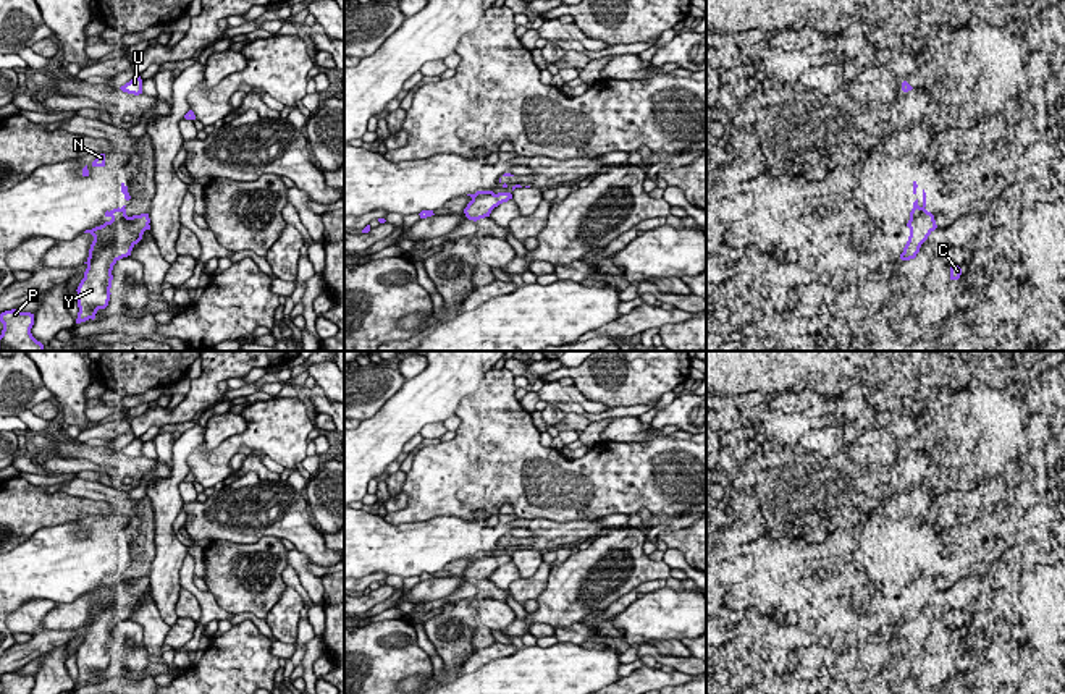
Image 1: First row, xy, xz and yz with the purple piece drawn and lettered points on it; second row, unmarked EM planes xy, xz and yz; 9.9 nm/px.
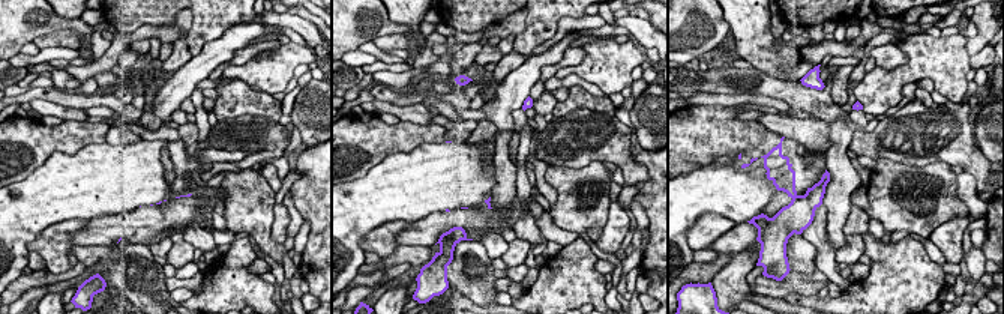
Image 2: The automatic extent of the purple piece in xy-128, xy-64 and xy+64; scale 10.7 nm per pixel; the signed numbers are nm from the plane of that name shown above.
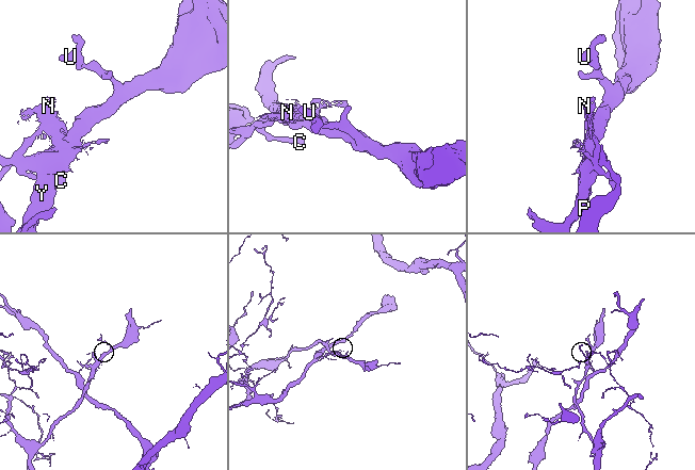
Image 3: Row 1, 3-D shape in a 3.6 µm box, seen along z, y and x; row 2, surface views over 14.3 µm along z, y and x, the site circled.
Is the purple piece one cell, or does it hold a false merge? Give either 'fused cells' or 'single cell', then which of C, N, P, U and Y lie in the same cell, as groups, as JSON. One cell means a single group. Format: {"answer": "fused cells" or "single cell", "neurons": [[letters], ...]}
{"answer": "fused cells", "neurons": [["C", "N", "P"], ["U", "Y"]]}

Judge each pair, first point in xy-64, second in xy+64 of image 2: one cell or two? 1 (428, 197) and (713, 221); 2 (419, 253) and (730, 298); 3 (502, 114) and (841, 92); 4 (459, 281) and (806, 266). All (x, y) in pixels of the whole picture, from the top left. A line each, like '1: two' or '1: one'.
1: two
2: two
3: two
4: one

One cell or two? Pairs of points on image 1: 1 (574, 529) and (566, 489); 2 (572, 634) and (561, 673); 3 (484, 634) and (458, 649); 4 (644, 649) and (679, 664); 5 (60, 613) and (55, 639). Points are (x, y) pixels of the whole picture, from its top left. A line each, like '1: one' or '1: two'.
1: two
2: two
3: two
4: one
5: two

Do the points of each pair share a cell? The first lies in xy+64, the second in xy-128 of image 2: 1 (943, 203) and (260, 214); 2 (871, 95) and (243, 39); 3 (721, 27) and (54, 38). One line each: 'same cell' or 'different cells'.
1: same cell
2: different cells
3: different cells

